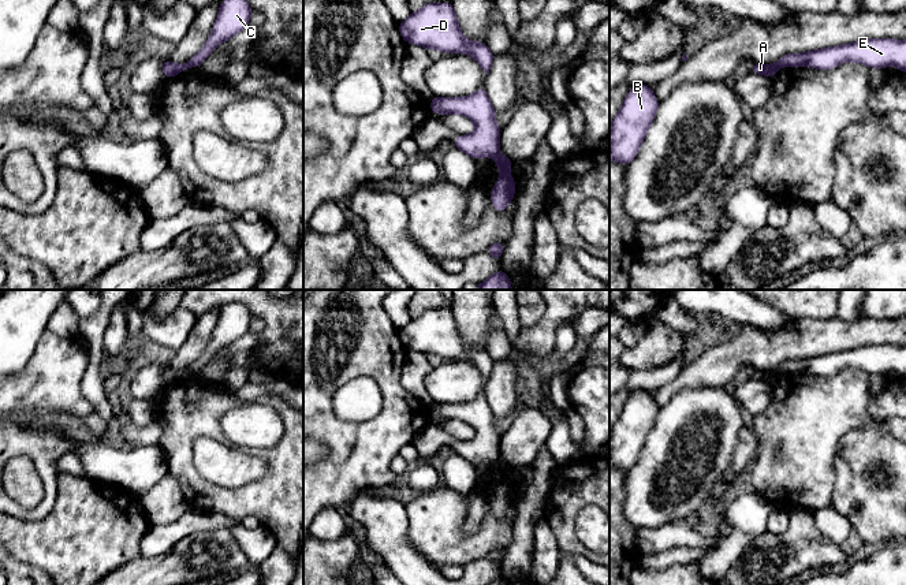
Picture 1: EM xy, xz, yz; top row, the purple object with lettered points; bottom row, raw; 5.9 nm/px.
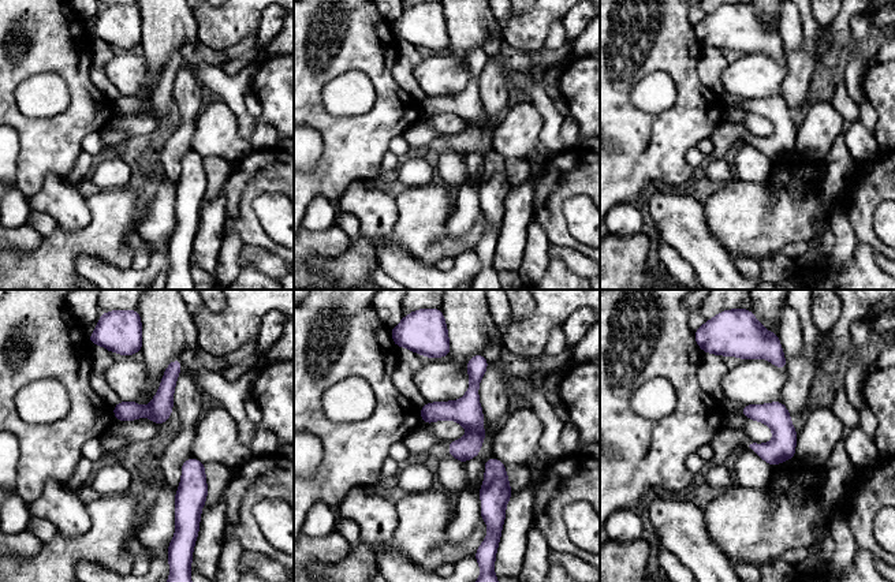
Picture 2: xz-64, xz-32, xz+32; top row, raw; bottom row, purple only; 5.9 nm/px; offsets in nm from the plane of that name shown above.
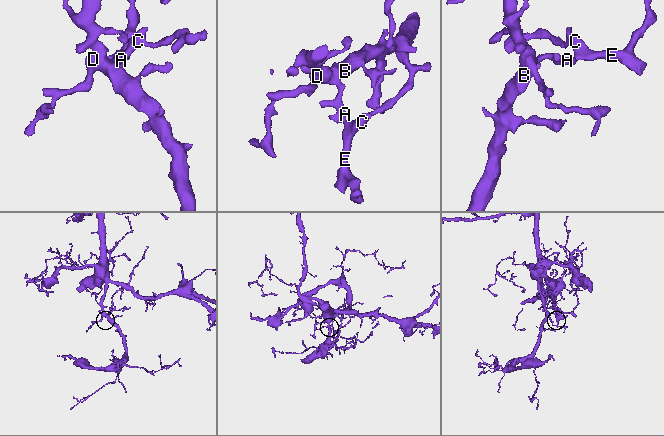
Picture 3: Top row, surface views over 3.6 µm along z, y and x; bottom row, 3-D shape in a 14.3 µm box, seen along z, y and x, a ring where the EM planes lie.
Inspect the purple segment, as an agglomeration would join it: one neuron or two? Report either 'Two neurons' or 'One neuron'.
Two neurons

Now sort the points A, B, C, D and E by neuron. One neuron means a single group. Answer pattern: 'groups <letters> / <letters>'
groups A B D / C E

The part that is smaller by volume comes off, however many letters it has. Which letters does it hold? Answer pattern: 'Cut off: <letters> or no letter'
Cut off: C, E

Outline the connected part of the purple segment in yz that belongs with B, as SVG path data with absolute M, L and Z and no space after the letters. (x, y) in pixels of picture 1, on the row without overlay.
M635 391L630 395L609 435L609 465L612 467L629 470L634 466L659 410L648 391Z

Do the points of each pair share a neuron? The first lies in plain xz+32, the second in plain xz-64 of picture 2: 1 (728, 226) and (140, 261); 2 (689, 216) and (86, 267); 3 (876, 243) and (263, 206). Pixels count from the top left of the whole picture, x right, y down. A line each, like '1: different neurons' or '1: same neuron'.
1: different neurons
2: same neuron
3: different neurons

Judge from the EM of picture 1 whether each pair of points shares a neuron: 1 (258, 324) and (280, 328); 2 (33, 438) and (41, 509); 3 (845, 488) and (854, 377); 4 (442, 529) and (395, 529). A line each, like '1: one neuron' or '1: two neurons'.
1: two neurons
2: one neuron
3: two neurons
4: two neurons

